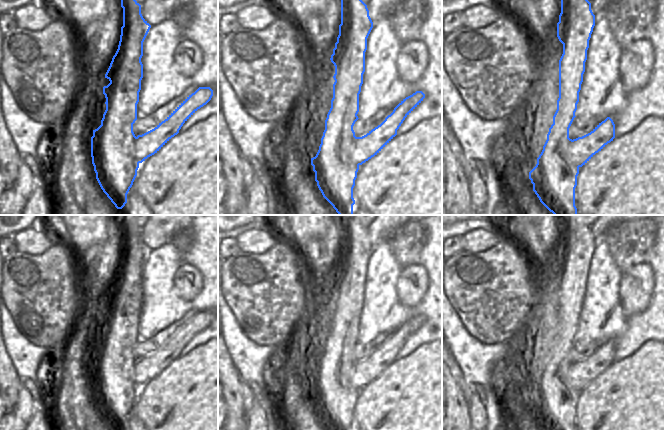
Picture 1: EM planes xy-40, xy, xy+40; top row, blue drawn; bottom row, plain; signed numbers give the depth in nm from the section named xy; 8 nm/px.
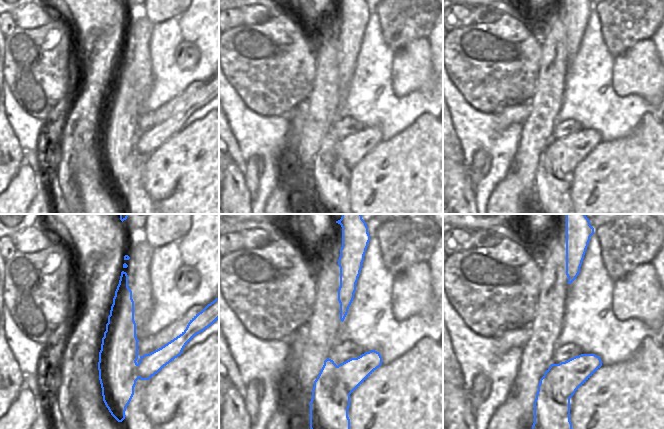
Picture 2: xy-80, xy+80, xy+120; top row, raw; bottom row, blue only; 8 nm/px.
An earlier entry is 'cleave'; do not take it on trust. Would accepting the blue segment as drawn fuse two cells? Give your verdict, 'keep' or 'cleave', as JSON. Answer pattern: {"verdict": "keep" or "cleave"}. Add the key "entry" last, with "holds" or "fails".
{"verdict": "cleave", "entry": "holds"}

